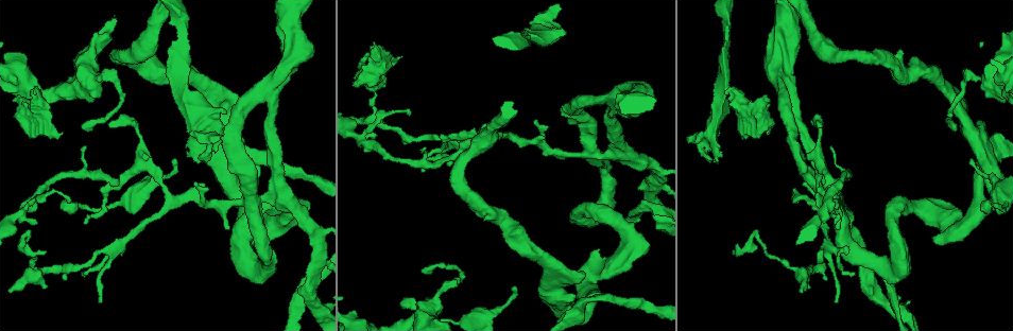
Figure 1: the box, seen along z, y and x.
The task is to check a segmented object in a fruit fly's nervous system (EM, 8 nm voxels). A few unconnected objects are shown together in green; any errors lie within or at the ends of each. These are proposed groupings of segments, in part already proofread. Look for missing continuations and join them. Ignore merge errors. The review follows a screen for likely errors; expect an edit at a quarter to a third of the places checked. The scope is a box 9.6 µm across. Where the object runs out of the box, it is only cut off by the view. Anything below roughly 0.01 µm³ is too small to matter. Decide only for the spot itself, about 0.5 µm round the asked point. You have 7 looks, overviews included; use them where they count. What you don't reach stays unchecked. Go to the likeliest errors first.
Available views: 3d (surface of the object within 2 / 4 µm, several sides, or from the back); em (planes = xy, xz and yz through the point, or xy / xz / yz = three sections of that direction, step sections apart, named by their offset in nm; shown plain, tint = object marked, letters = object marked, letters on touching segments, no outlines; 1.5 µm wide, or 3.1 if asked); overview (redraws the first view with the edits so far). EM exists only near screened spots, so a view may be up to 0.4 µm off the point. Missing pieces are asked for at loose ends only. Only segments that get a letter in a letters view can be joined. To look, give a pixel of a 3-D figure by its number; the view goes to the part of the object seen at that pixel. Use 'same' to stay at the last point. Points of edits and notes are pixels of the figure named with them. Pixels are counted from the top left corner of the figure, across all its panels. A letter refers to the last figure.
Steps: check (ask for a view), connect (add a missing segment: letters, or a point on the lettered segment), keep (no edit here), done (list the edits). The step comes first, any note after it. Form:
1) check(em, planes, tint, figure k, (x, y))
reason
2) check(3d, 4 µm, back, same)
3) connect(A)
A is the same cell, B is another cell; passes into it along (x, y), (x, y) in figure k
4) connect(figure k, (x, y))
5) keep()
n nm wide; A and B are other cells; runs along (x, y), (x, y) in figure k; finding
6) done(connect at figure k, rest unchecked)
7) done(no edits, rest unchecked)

check(3d, 2 µm, figure 1, (954, 128))
tapers out

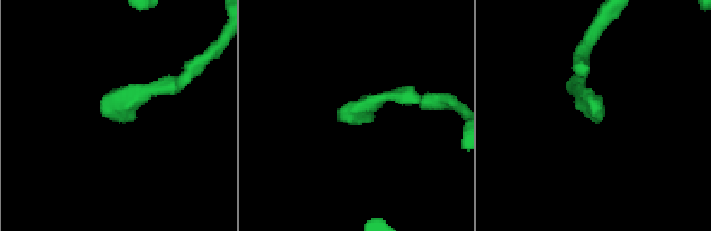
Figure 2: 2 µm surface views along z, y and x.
check(em, planes, letters, figure 2, (338, 119))
need the tissue

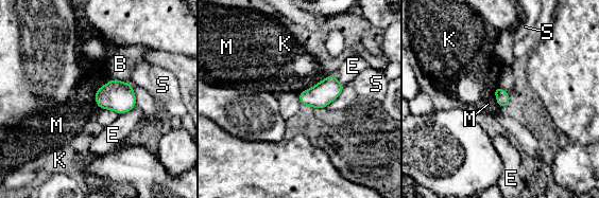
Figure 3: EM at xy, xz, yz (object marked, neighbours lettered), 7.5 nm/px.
keep()
110 nm wide; B, E, K, M and S are other cells; none of them fits

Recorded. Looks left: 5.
check(3d, 2 µm, figure 1, (971, 160))

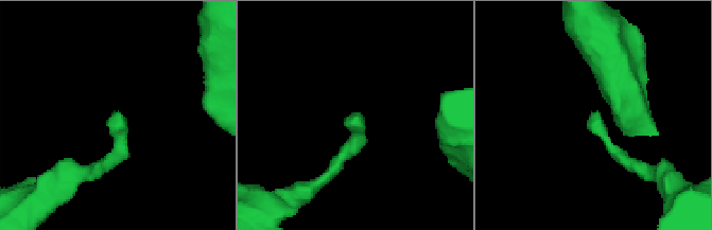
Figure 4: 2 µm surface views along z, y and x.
check(em, planes, letters, figure 4, (121, 114))
shape alone is not enough

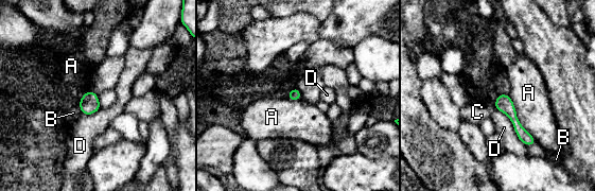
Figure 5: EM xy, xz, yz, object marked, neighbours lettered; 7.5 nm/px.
keep()
A, B, C and D are other cells; no lettered segment goes on from it

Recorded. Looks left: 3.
check(em, xy, step 8, plain, figure 1, (400, 303))
thin end

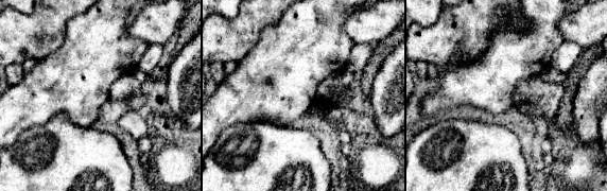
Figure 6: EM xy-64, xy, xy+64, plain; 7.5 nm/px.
check(em, xy, step 8, letters, same)

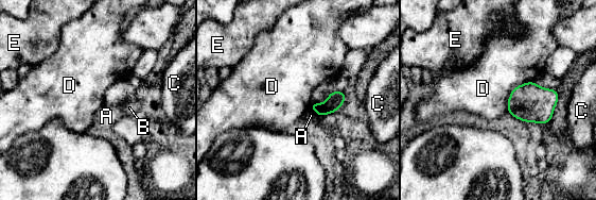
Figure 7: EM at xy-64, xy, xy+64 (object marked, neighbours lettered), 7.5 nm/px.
keep()
D touches over 320 nm; A, B, C, D and E are other cells; none of them fits

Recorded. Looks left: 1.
done(no edits, rest unchecked)

